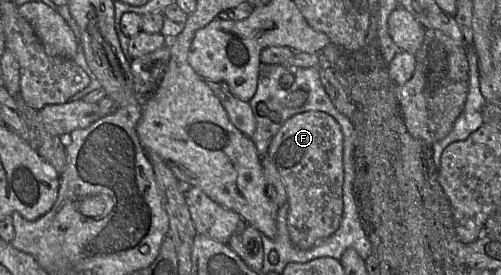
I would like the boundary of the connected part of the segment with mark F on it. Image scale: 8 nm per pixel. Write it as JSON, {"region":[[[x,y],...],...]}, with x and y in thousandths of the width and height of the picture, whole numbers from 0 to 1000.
{"region":[[[641,404],[591,415],[543,502],[535,564],[573,695],[573,825],[595,905],[617,905],[661,858],[685,778],[685,487],[671,436]]]}

